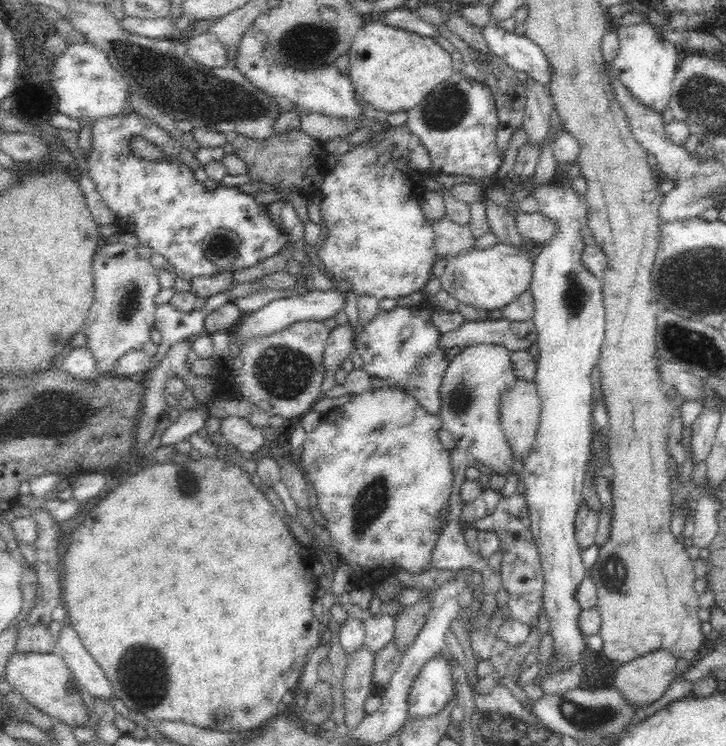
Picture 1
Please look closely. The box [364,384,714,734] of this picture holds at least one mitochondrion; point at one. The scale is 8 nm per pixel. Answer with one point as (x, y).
(580, 717)

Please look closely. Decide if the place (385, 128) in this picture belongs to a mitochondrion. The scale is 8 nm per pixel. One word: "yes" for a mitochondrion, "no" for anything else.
no

